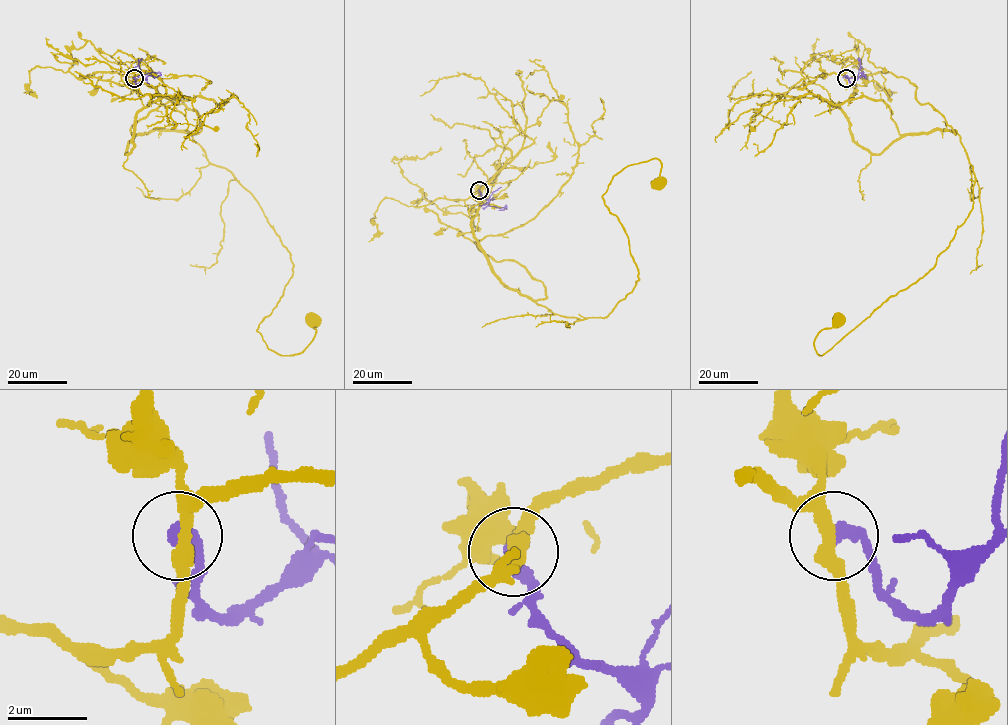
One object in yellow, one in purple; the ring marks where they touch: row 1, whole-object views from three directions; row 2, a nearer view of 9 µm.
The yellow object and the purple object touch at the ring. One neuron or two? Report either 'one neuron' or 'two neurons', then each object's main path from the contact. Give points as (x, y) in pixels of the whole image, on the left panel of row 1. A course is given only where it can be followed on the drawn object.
two neurons | yellow via (134, 78), (80, 79), (118, 72), (195, 110), (193, 139), (291, 257), (262, 340), (300, 353), (314, 319) | purple via (133, 78), (138, 84), (151, 72), (160, 74), (153, 77)

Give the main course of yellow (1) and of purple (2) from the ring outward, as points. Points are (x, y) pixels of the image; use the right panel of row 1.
1: (846, 78), (911, 82), (957, 133), (975, 182), (935, 266), (819, 355), (817, 335), (838, 319)
2: (846, 78), (853, 84), (863, 72), (865, 77)

